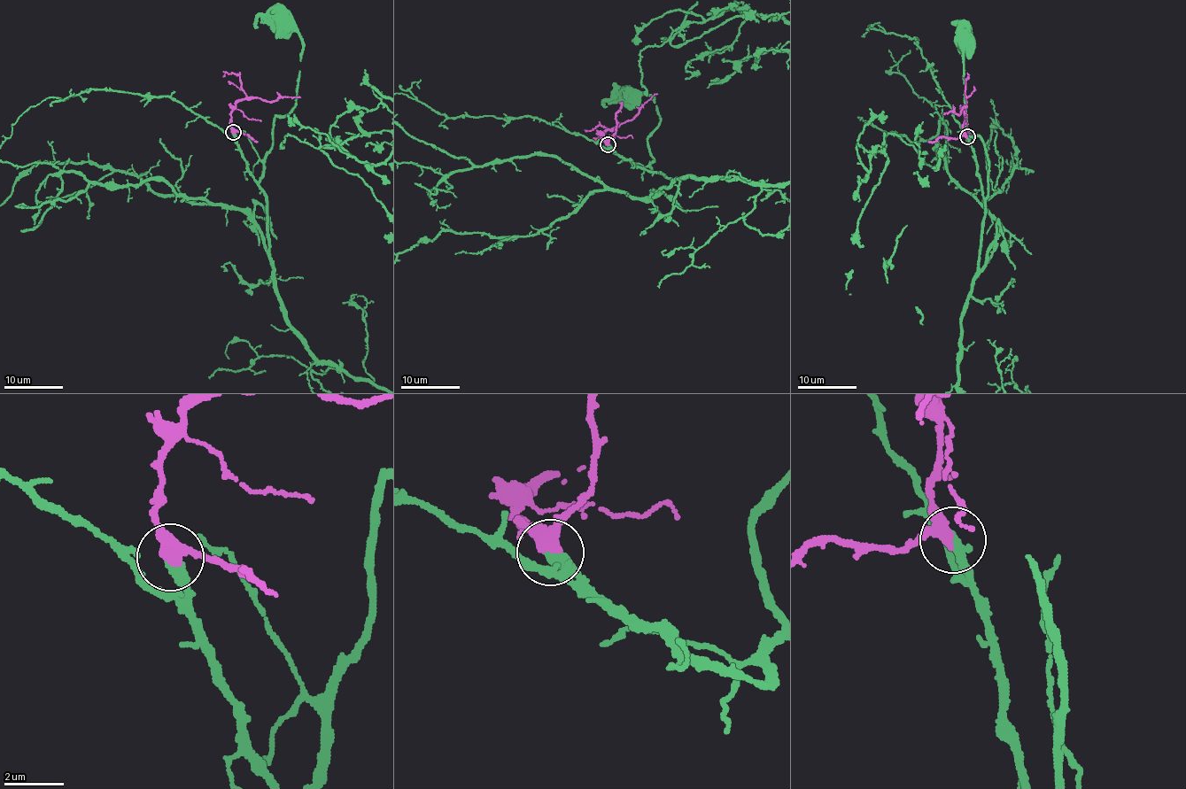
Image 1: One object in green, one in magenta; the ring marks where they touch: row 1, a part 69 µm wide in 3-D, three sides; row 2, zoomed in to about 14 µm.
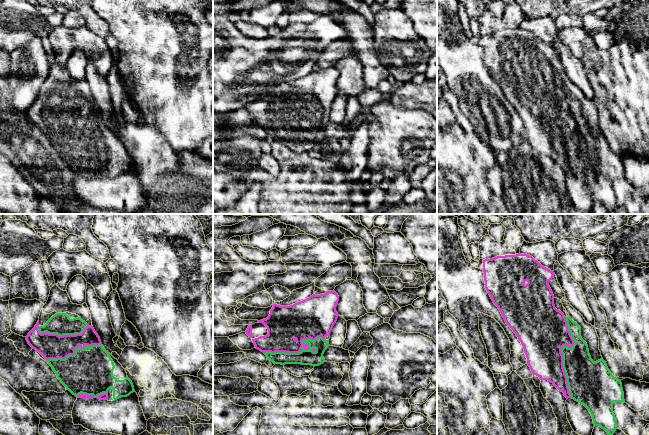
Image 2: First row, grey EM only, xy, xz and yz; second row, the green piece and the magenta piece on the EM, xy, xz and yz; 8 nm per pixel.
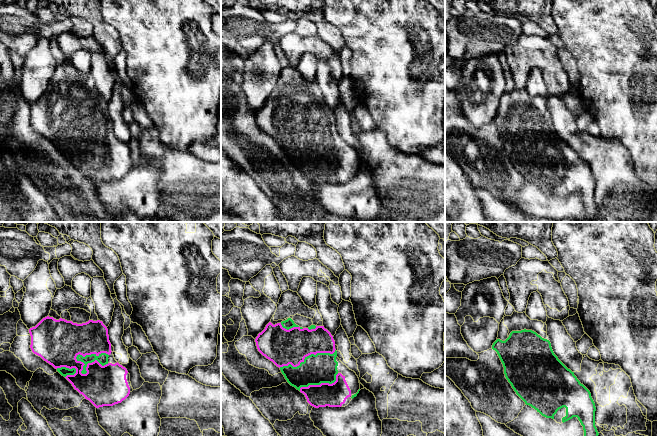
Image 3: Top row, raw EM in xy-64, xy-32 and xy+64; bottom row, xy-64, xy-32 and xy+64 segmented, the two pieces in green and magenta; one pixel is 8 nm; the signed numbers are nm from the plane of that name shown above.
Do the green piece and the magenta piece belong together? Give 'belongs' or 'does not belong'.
belongs

